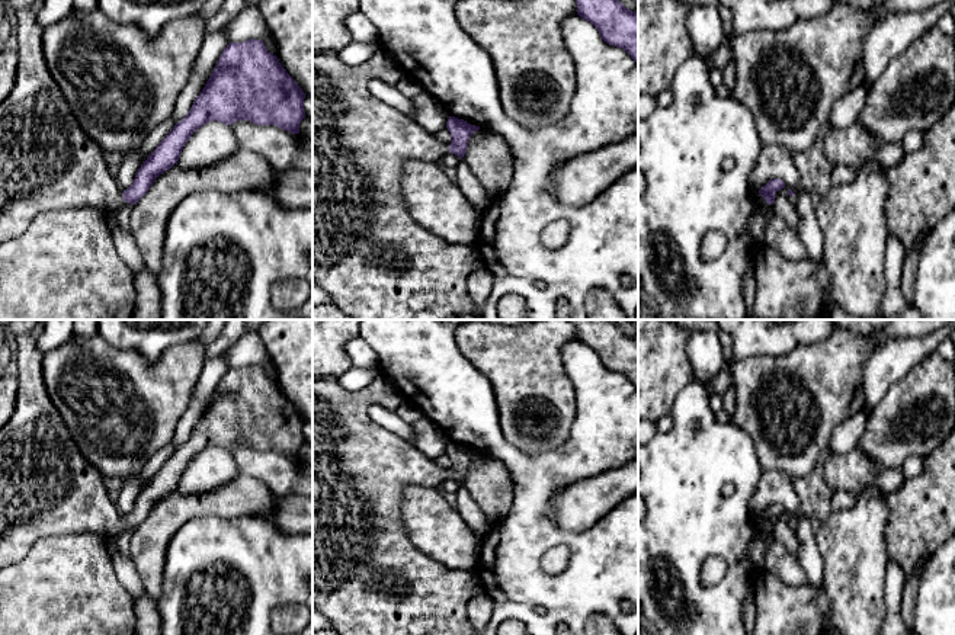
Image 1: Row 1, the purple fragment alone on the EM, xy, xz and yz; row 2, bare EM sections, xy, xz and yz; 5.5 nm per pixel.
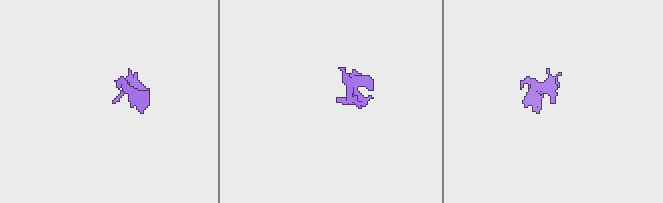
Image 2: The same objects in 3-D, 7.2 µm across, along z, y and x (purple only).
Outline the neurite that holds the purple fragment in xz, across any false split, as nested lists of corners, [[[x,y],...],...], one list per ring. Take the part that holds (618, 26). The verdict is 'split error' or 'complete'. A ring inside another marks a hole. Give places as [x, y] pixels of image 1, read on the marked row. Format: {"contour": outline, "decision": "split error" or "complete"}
{"contour": [[[576,0],[577,15],[590,22],[600,38],[625,49],[638,64],[638,15],[619,0]]], "decision": "complete"}

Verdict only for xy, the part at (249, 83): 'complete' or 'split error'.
split error

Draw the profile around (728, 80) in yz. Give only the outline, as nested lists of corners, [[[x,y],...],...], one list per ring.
[[[736,58],[728,61],[727,67],[724,68],[722,84],[730,90],[728,96],[733,93],[736,86]]]

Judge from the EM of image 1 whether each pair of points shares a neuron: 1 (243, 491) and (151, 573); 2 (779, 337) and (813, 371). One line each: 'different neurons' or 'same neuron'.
1: same neuron
2: different neurons

